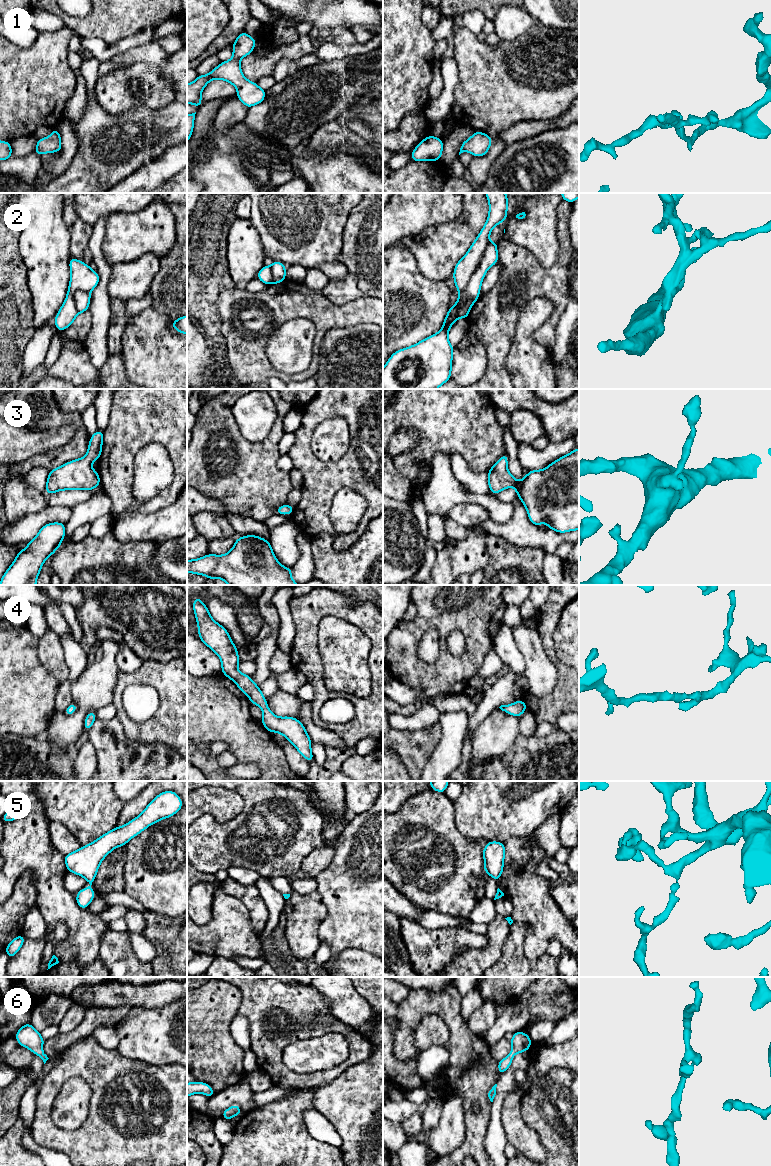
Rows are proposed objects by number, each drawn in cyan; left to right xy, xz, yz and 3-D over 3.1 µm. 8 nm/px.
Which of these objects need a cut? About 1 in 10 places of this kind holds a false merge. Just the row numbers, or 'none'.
2

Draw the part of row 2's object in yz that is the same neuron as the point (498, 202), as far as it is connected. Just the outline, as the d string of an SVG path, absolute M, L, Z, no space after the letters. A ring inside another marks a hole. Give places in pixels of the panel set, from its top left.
M505 193L485 194L489 202L487 221L467 253L457 262L453 272L454 283L459 292L463 292L466 289L473 273L477 269L489 242L489 235L493 227L503 223L508 215L508 196Z

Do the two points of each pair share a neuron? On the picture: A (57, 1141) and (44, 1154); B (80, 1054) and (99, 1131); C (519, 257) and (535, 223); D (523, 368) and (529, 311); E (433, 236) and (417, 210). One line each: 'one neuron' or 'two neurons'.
A: two neurons
B: one neuron
C: two neurons
D: one neuron
E: two neurons

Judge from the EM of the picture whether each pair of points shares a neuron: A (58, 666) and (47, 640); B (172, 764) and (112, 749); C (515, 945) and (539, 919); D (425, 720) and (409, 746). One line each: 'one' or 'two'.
A: one
B: one
C: two
D: two

